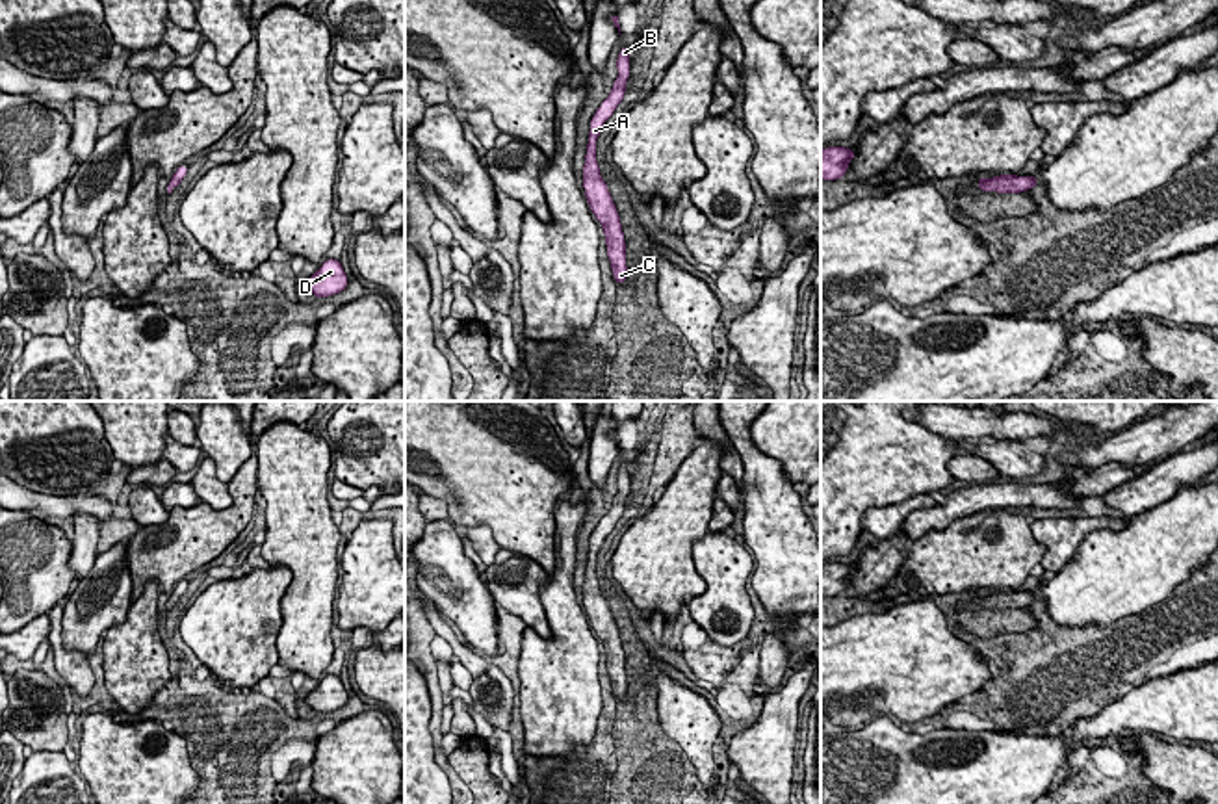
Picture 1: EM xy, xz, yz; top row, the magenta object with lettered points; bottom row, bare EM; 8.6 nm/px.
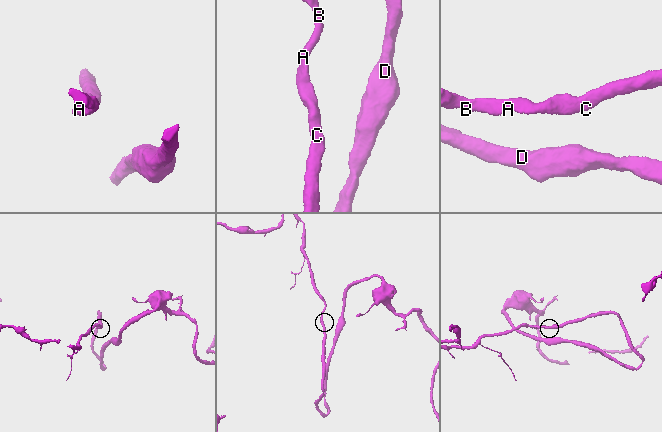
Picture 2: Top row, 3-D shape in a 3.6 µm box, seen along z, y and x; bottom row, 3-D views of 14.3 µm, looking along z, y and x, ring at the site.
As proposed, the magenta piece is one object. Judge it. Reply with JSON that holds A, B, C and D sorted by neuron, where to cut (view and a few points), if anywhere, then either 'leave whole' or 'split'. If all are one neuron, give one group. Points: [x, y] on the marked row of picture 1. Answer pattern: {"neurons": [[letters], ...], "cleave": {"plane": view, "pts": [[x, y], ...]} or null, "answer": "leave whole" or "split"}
{"neurons": [["A", "B", "C", "D"]], "cleave": null, "answer": "leave whole"}

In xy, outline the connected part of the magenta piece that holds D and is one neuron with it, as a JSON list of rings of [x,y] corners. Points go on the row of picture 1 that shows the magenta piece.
[[[329,258],[304,280],[304,284],[312,295],[323,299],[343,292],[349,284],[349,277],[345,275],[340,260]]]

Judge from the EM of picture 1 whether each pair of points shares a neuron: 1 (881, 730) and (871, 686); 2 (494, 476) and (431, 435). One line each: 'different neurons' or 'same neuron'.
1: different neurons
2: same neuron

